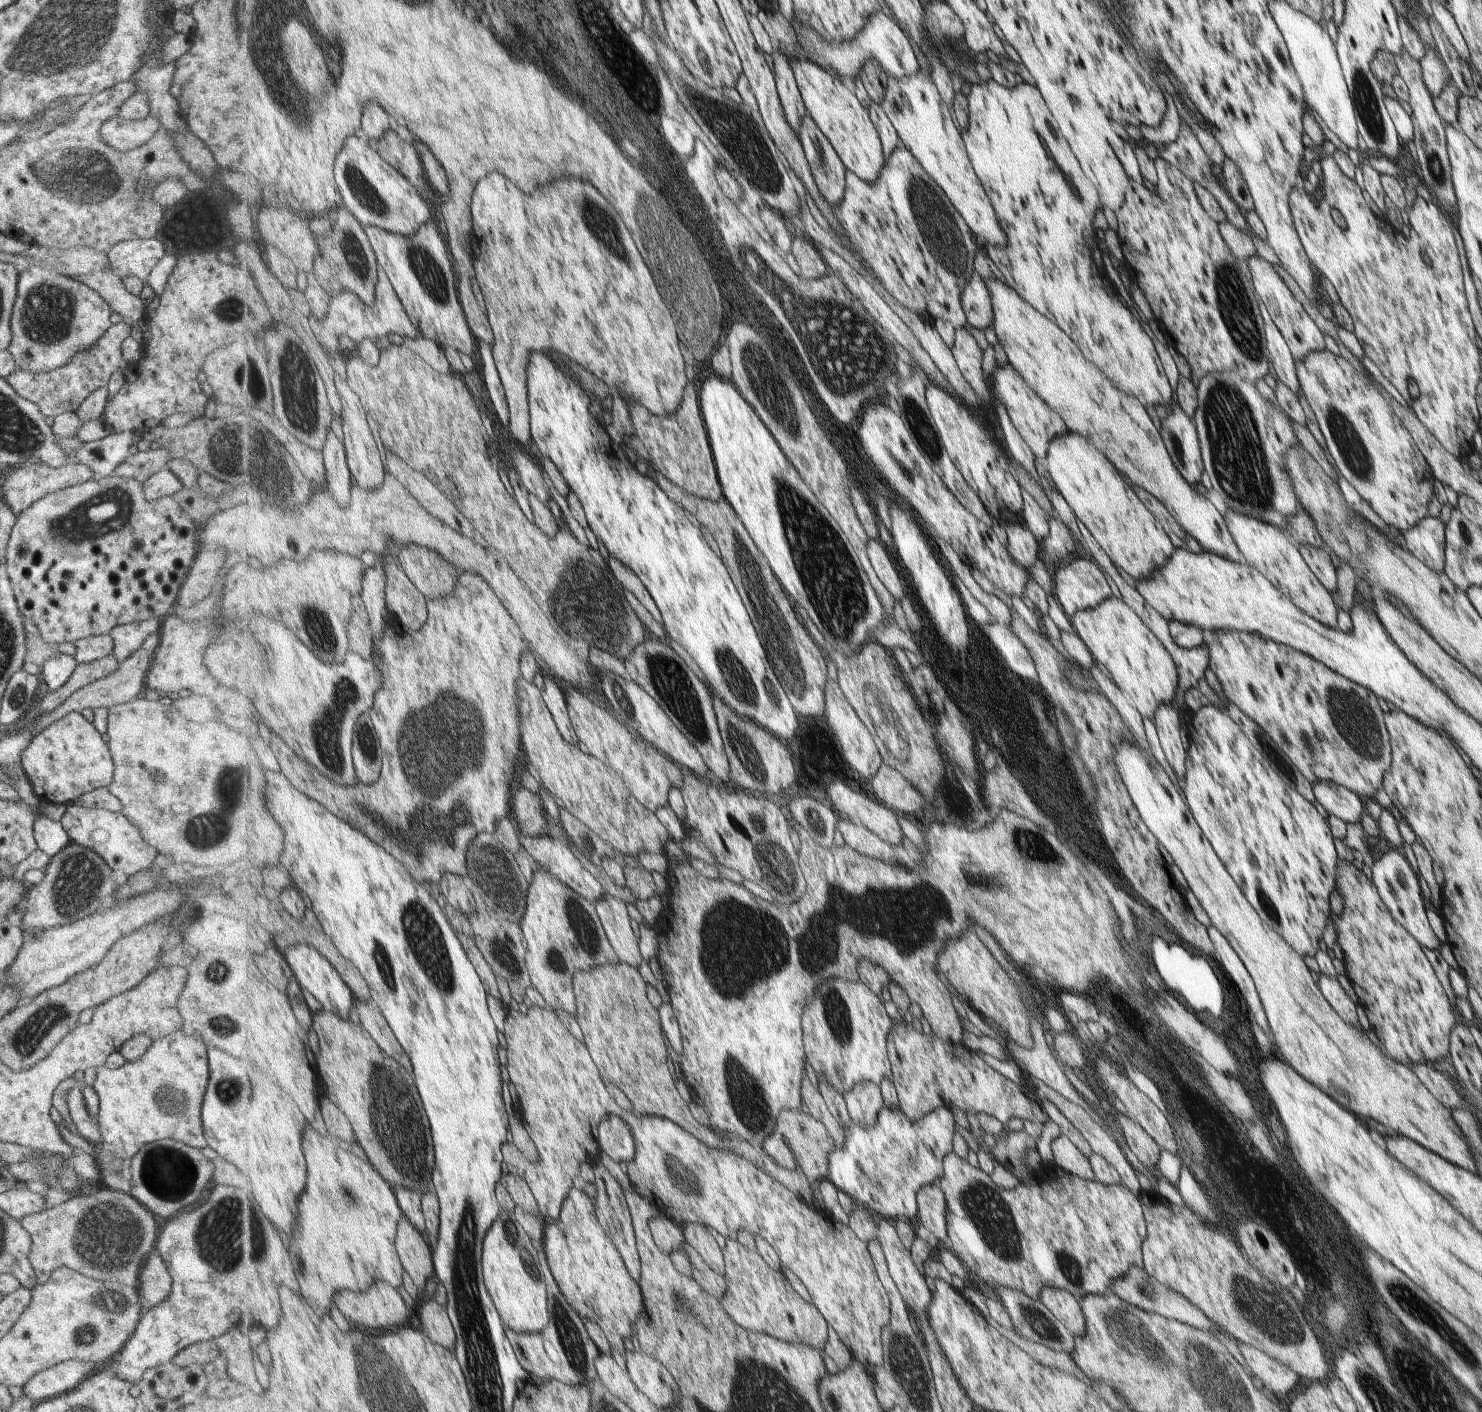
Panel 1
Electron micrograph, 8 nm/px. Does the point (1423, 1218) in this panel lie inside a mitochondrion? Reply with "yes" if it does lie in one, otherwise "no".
no

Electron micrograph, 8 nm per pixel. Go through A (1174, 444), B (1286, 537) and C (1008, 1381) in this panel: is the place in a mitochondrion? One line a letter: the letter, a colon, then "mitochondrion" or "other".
A: mitochondrion
B: other
C: mitochondrion

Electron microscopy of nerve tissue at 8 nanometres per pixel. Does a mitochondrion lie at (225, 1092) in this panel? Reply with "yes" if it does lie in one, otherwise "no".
yes

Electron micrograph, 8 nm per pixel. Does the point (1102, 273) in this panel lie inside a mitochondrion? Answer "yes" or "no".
no

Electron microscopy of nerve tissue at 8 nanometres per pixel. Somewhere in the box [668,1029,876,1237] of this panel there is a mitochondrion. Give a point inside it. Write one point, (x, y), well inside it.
(751, 1108)

